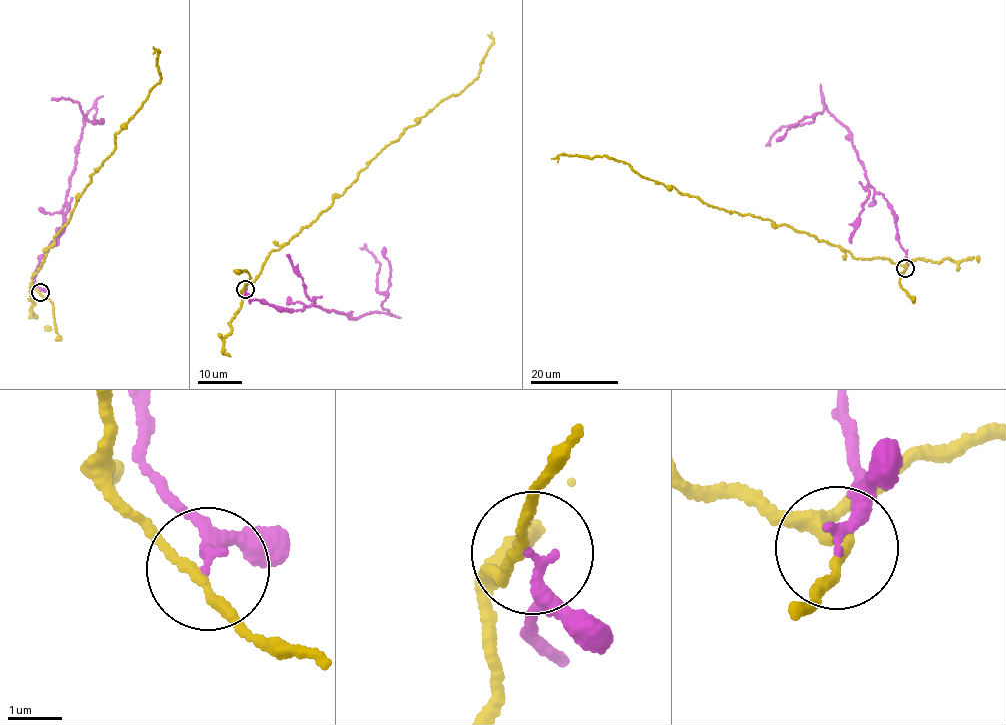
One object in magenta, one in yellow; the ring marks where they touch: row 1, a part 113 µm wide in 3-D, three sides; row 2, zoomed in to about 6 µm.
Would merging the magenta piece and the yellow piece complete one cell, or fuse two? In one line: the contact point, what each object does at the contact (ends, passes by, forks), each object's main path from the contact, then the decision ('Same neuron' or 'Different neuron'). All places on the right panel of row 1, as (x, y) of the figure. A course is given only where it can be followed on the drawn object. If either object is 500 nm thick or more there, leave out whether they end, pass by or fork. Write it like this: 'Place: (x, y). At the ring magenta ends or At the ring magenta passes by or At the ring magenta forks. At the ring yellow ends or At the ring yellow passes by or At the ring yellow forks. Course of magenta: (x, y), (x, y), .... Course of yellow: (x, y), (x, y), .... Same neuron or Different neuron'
Place: (905, 268). At the ring magenta ends. At the ring yellow passes by. Course of magenta: (905, 268), (891, 204), (869, 183), (852, 134), (822, 99), (824, 111), (813, 121), (781, 128), (769, 146). Course of yellow: (905, 268), (880, 257), (856, 258), (785, 225), (719, 209), (642, 176), (627, 163), (603, 156), (551, 158). Different neuron

